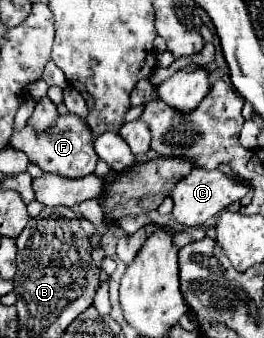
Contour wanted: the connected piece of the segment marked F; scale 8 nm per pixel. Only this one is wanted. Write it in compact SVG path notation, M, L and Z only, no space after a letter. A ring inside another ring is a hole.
M75 113L57 115L53 127L41 135L39 145L35 149L35 155L29 155L29 157L45 173L59 173L59 175L73 177L73 179L93 173L97 159L99 159L95 149L93 149L93 133L87 125L87 121Z

